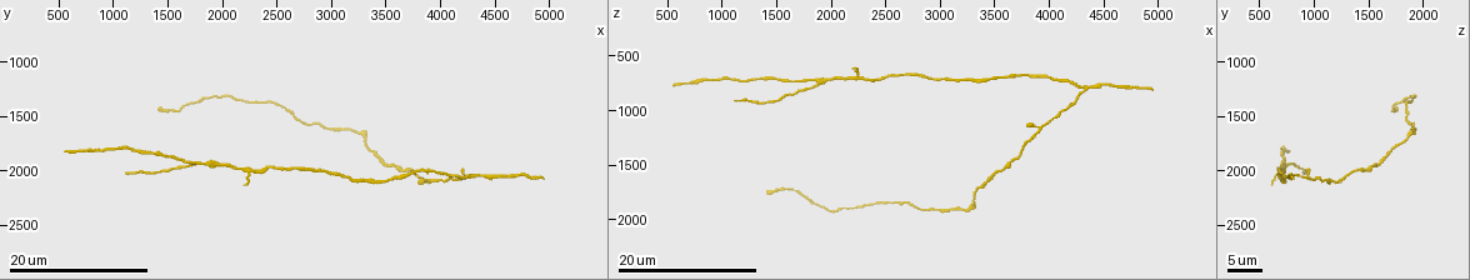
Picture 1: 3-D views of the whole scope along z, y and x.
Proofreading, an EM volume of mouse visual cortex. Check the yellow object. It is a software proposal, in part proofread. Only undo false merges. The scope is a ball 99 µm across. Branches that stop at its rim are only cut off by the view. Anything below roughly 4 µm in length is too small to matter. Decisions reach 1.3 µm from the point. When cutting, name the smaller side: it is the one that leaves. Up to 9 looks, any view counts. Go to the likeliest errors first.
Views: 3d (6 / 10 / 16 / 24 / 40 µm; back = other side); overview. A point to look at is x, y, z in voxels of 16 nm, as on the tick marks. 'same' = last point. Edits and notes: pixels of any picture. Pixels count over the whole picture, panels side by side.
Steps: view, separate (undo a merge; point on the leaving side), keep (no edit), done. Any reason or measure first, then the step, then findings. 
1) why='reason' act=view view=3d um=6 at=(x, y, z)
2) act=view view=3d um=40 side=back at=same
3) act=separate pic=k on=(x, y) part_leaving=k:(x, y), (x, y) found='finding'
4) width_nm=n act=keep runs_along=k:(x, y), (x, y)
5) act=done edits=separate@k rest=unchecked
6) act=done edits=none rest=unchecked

why='side arm on a straight run' act=view view=3d um=24 at=(1900, 1940, 720)

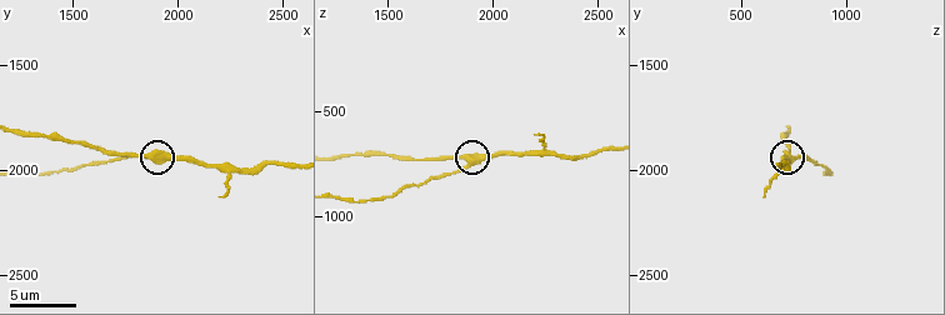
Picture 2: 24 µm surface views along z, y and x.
act=view view=3d um=10 at=(1890, 1960, 740)

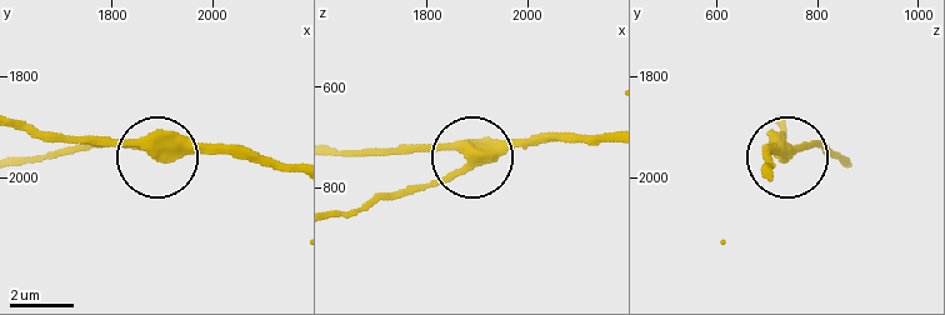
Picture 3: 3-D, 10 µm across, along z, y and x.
width_nm=370 act=keep runs_along=3:(608, 143), (494, 143), (446, 178), (400, 196) found='all the same neuron'

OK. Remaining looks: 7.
why='sudden change in width' act=view view=3d um=16 at=(1560, 1460, 1720)

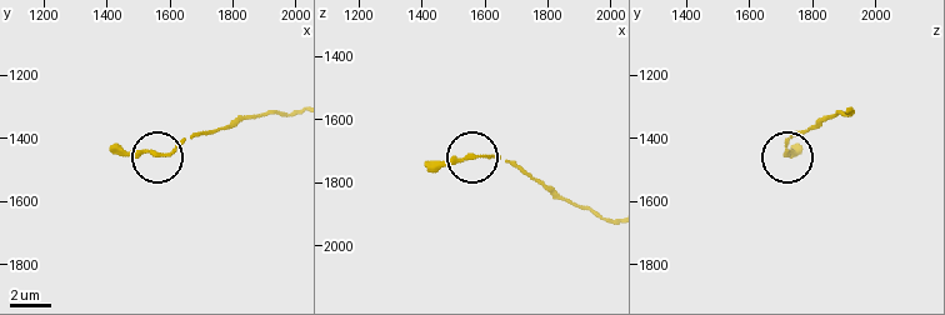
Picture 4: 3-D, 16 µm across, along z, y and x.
why='zoom in' act=view view=3d um=6 at=(1560, 1460, 1720)

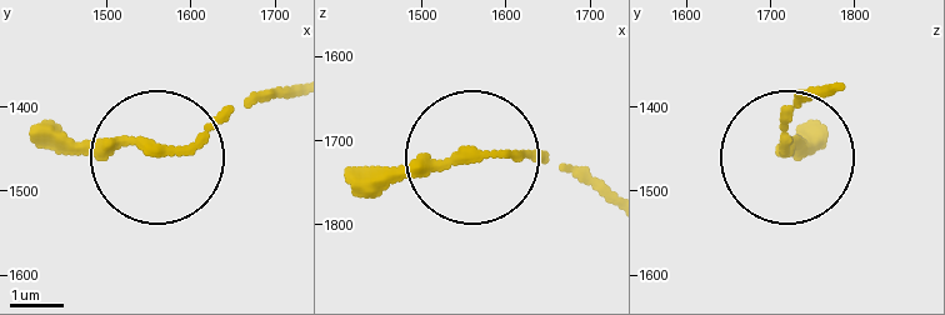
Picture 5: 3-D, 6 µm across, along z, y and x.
act=keep runs_along=5:(598, 193), (531, 158), (348, 170) found='all the same neuron'

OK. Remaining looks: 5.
why='two arms in line, one across' act=view view=3d um=16 at=(3920, 2080, 1120)

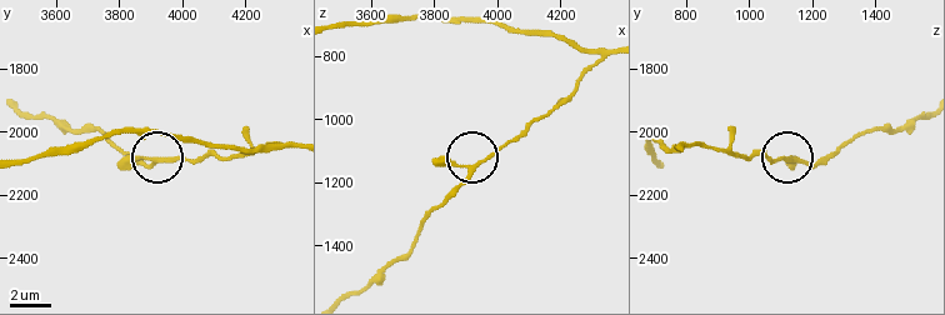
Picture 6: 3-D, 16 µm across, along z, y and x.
why='closer look' act=view view=3d um=10 at=(3950, 2090, 1140)

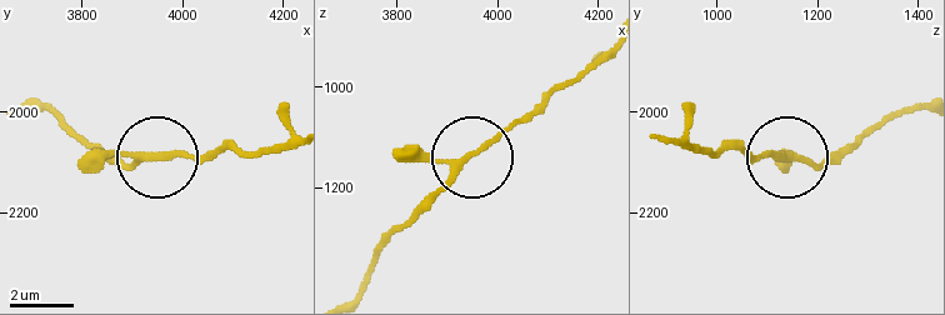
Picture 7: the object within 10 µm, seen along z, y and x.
act=keep runs_along=7:(609, 46), (504, 126), (410, 221) found='continuous, no second neuron'

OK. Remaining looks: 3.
why='sudden change in width' act=view view=3d um=16 at=(2190, 1990, 690)

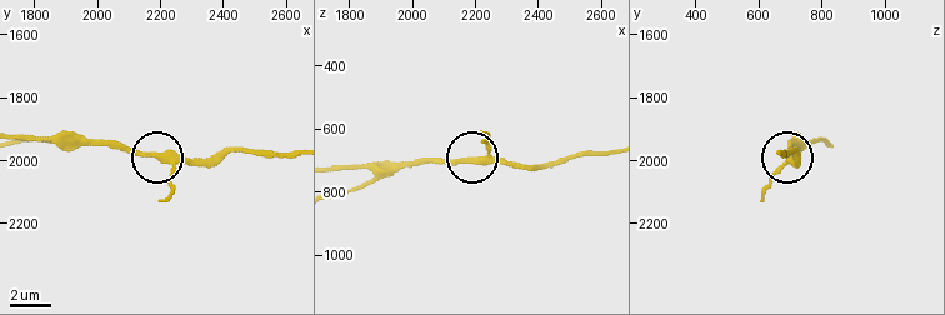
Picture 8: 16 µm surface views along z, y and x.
width_nm=310 act=keep runs_along=8:(608, 150), (573, 154), (548, 164), (418, 159) found='all the same neuron'

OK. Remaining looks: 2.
act=done edits=none rest=unchecked

